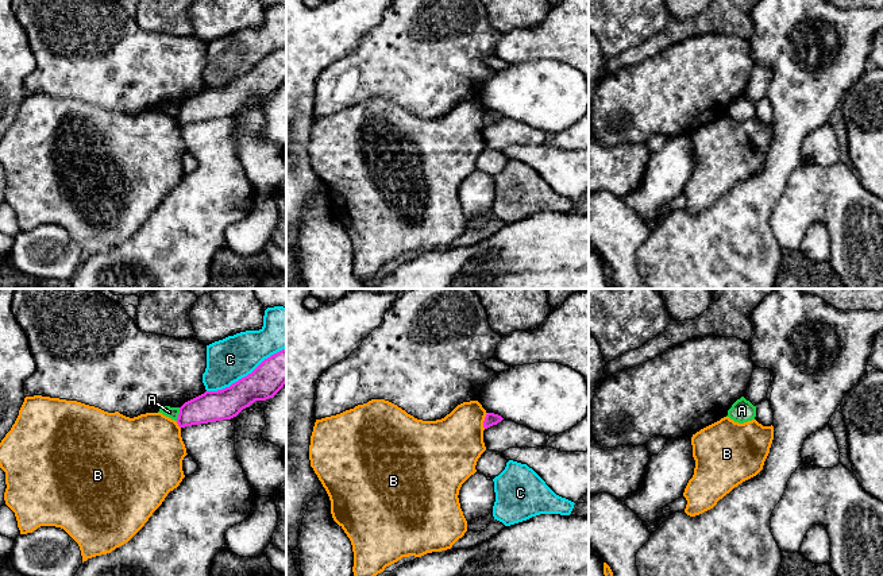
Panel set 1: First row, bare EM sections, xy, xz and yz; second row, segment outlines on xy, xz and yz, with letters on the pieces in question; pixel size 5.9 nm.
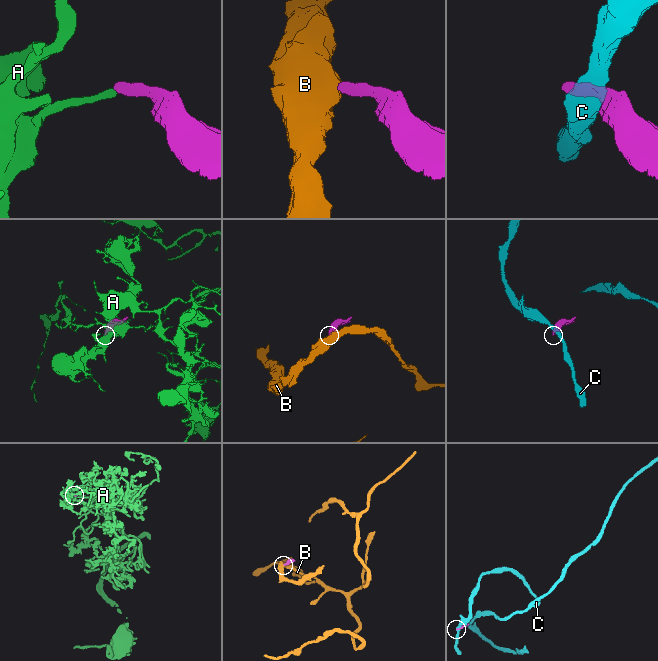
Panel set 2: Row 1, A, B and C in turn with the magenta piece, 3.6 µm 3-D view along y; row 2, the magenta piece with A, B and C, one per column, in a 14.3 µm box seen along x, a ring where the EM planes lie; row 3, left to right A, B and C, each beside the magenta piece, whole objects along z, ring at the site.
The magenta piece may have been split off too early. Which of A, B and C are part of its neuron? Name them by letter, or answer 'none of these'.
none of these

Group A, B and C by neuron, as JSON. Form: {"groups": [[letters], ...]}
{"groups": [["A"], ["B"], ["C"]]}

